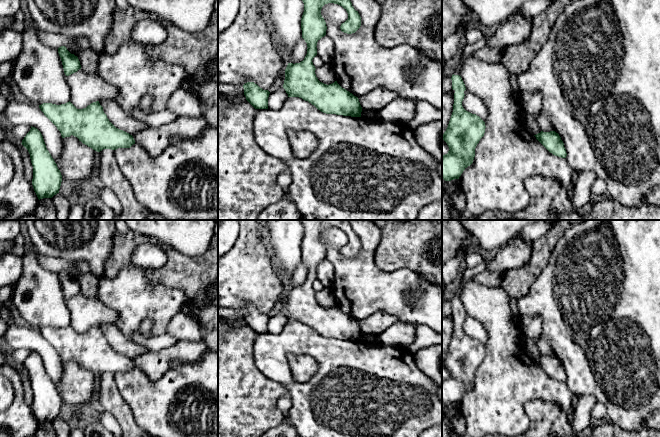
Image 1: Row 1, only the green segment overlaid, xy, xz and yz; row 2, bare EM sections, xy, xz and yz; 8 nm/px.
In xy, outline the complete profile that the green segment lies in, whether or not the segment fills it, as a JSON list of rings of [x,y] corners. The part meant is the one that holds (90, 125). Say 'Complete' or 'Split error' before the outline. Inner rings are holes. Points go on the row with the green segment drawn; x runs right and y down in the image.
Complete. [[[70,101],[61,105],[43,103],[39,108],[57,127],[62,138],[73,135],[97,152],[130,148],[135,144],[132,135],[109,121],[99,101],[83,109],[77,109]]]

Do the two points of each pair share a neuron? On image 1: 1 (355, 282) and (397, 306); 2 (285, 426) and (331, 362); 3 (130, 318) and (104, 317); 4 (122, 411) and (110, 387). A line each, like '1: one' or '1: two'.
1: one
2: two
3: two
4: one

